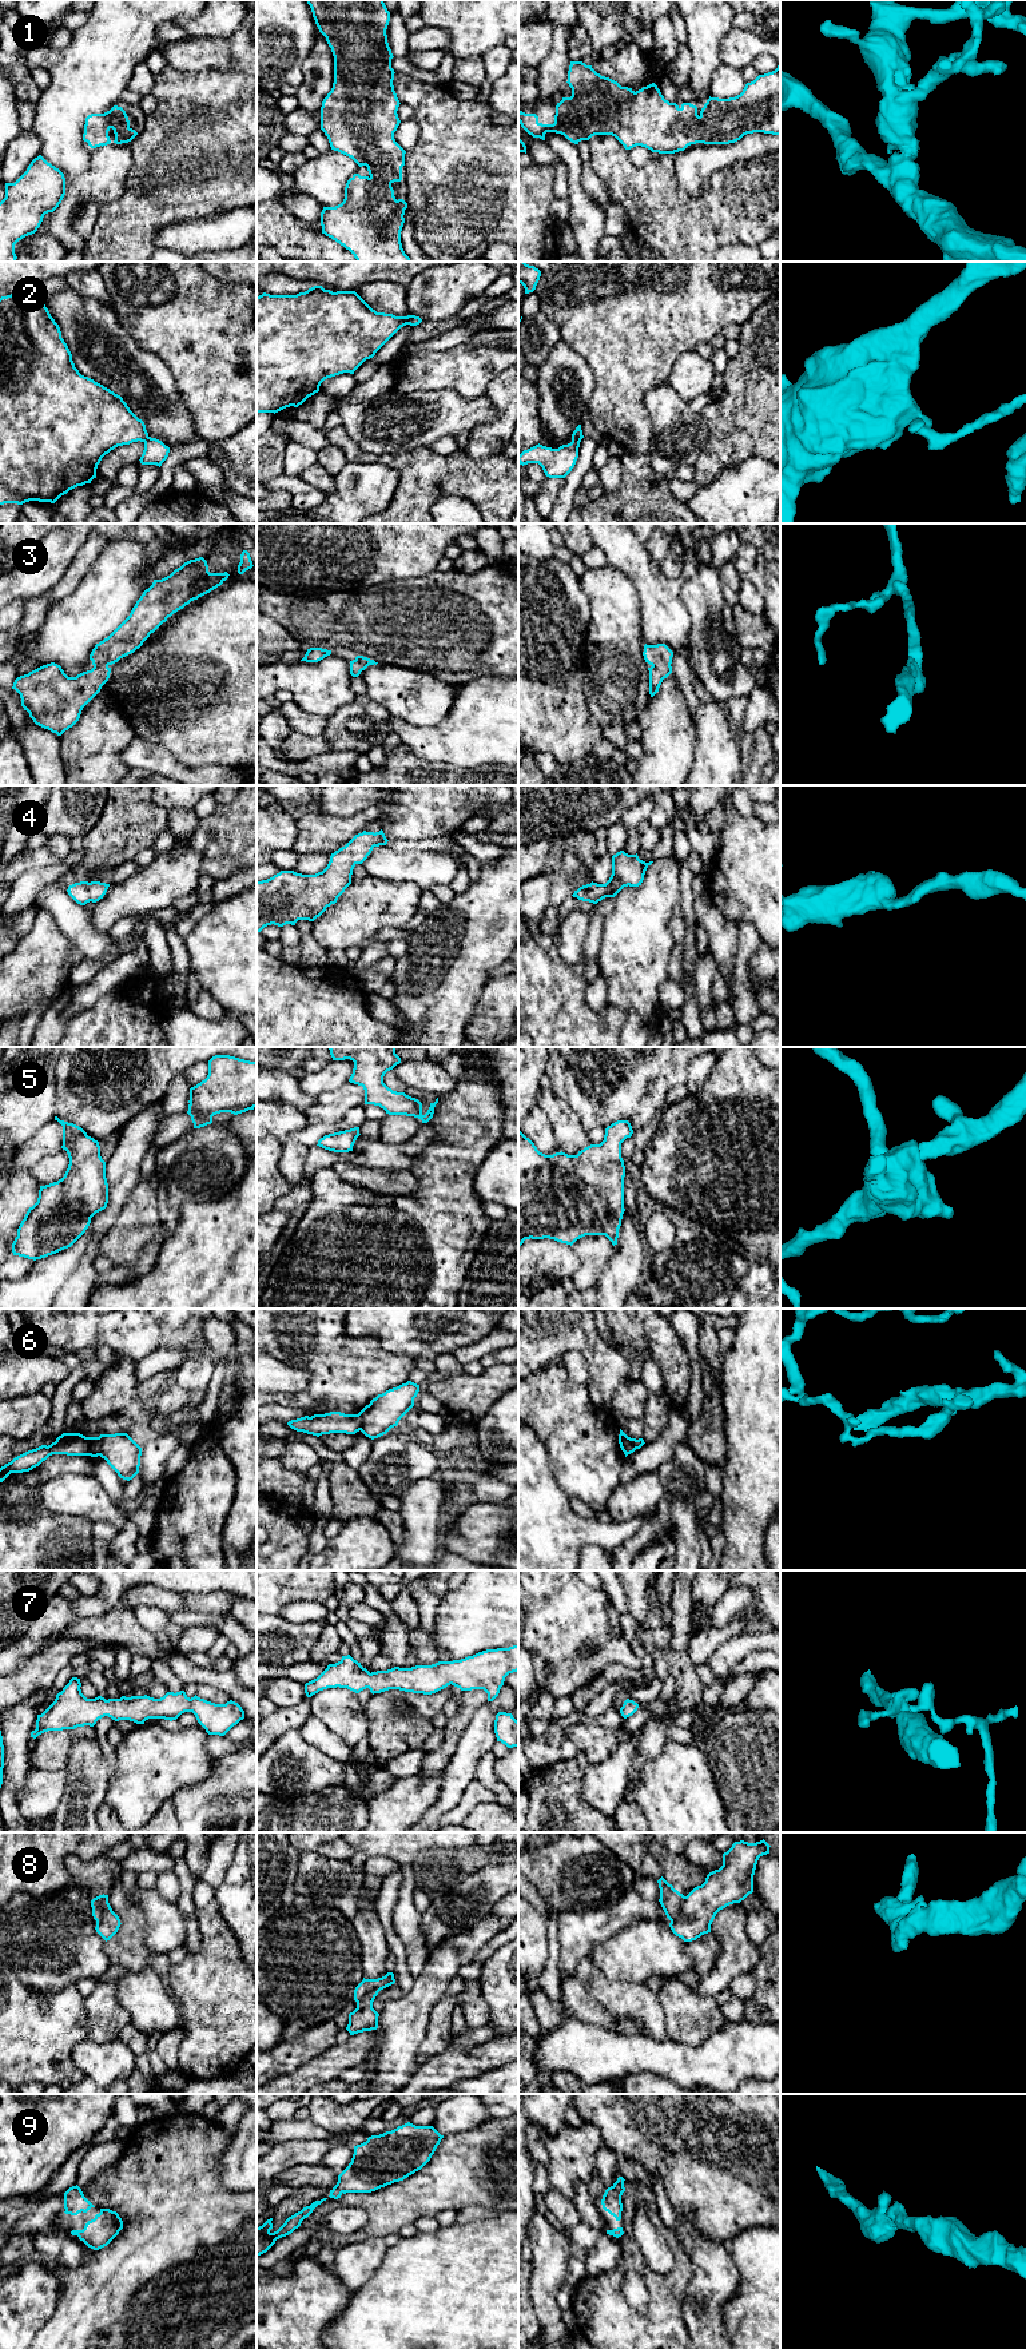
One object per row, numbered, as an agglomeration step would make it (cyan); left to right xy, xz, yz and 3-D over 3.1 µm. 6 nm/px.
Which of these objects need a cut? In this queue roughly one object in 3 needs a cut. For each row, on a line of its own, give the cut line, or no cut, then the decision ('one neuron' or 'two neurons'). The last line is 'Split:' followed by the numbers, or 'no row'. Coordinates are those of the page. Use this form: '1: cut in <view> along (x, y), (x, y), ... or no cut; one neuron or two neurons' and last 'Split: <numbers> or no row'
1: no cut; one neuron
2: cut in yz along (572, 438), (580, 441); two neurons
3: no cut; one neuron
4: no cut; one neuron
5: no cut; one neuron
6: cut in xy along (95, 1437), (99, 1445), (99, 1454); two neurons
7: no cut; one neuron
8: cut in yz along (686, 1896), (681, 1904), (681, 1914), (671, 1922); two neurons
9: no cut; one neuron
Split: 2, 6, 8

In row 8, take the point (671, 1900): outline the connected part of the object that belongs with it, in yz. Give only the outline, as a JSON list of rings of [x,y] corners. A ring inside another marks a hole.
[[[663,1876],[657,1880],[660,1888],[660,1904],[667,1915],[667,1918],[672,1922],[681,1916],[681,1904],[684,1900],[684,1895],[673,1888]]]

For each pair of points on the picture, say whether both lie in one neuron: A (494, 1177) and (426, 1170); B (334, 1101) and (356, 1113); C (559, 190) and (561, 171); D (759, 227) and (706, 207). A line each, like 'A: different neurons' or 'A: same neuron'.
A: different neurons
B: different neurons
C: same neuron
D: same neuron

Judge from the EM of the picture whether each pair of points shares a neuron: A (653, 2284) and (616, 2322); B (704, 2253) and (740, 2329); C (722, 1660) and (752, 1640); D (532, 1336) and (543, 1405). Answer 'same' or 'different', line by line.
A: same
B: different
C: same
D: different

